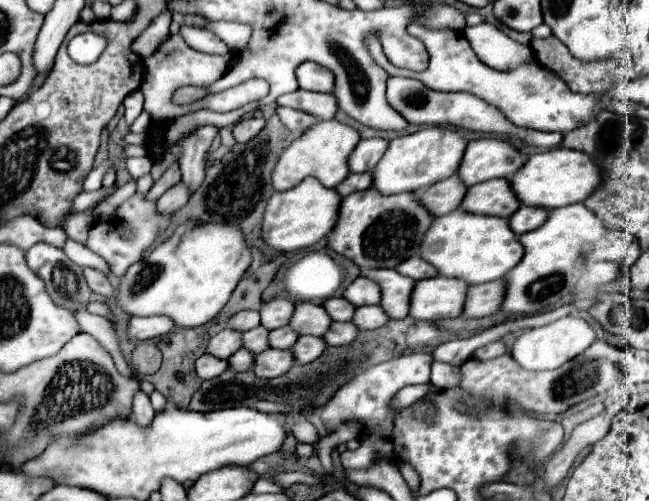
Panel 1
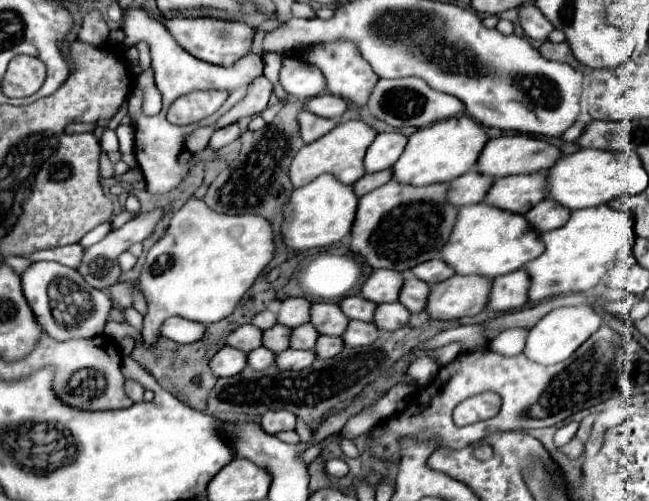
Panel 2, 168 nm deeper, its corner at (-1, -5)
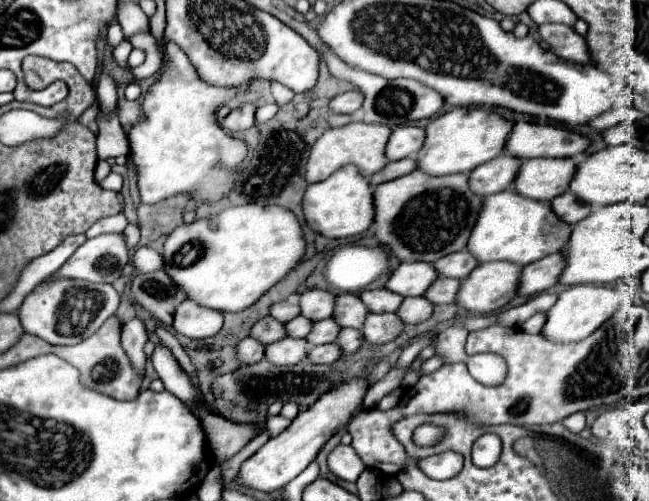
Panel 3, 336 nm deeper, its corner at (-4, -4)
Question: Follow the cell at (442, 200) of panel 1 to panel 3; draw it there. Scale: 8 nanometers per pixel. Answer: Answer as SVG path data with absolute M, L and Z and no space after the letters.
M500 154L488 164L480 164L470 172L470 188L480 196L490 196L512 186L522 160L510 154Z

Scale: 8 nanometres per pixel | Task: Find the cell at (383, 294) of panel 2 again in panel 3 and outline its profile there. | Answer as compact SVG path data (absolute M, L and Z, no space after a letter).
M402 262L388 278L386 288L402 292L402 296L422 296L436 280L438 270L428 262Z

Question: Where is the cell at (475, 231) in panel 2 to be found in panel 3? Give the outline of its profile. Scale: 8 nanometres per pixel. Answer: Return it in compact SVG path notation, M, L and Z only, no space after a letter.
M508 188L506 192L498 192L484 198L484 212L480 212L480 220L472 230L472 240L468 240L468 250L480 262L492 260L508 260L516 264L532 264L552 252L562 250L572 234L572 226L560 220L548 202L524 198L522 194Z

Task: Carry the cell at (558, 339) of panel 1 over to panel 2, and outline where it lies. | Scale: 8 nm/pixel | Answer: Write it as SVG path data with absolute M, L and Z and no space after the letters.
M579 305L579 307L559 307L547 313L535 327L529 329L527 345L523 349L523 355L529 357L529 361L535 361L539 365L555 365L565 359L569 359L575 349L579 349L599 327L601 327L601 317L593 307Z

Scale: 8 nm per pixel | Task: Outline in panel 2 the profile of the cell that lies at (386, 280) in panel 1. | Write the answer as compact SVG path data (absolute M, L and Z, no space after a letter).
M407 273L399 291L399 303L405 305L411 313L419 313L425 307L427 293L429 293L429 285L425 285L425 281L419 281L417 277Z

